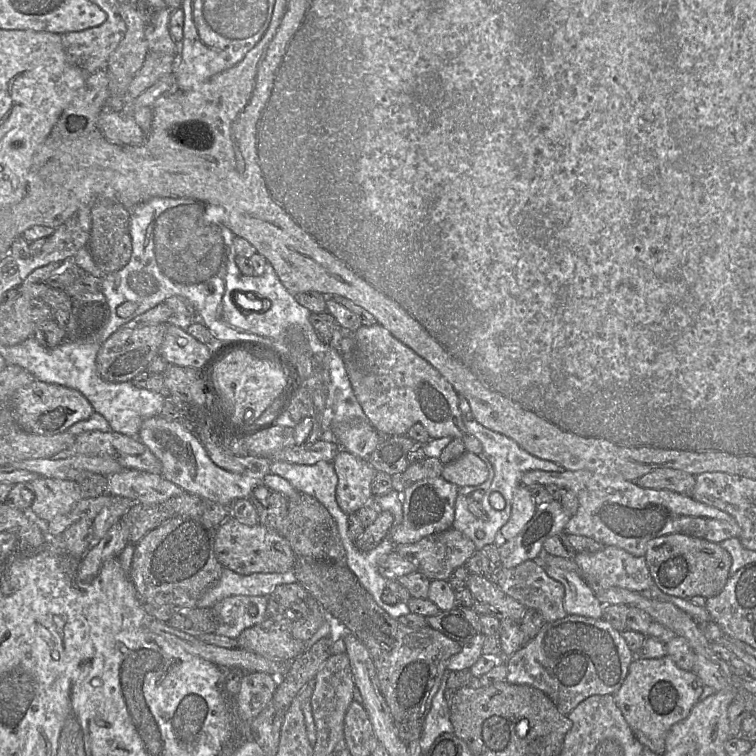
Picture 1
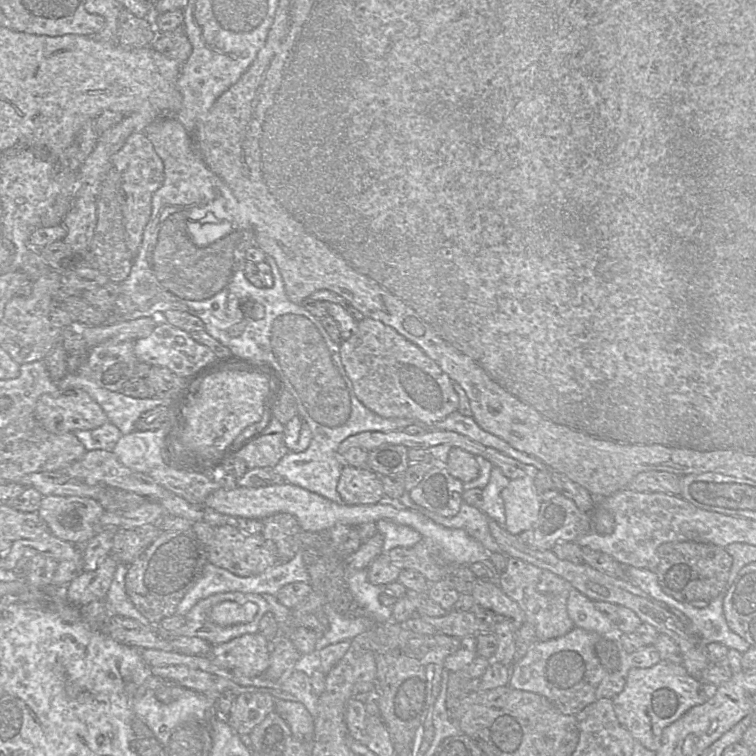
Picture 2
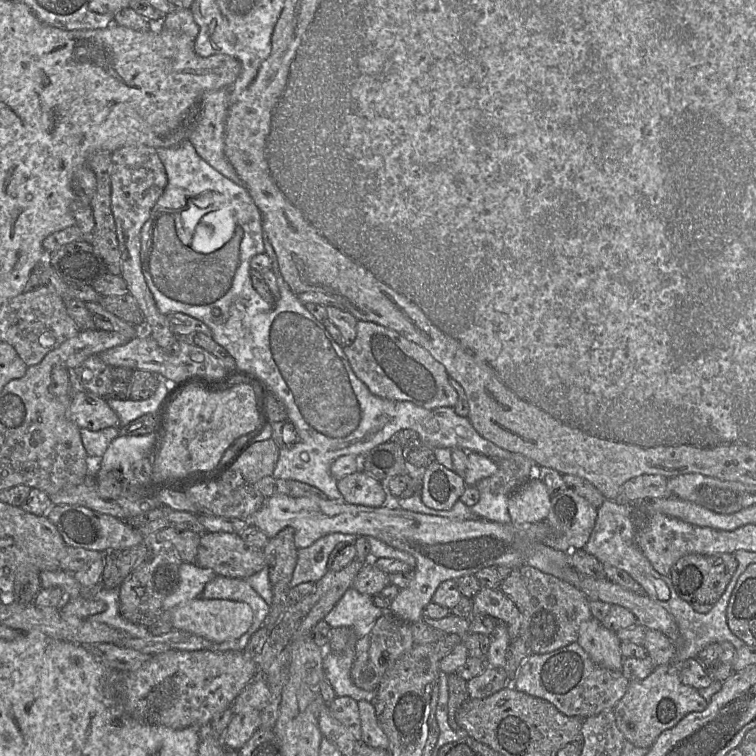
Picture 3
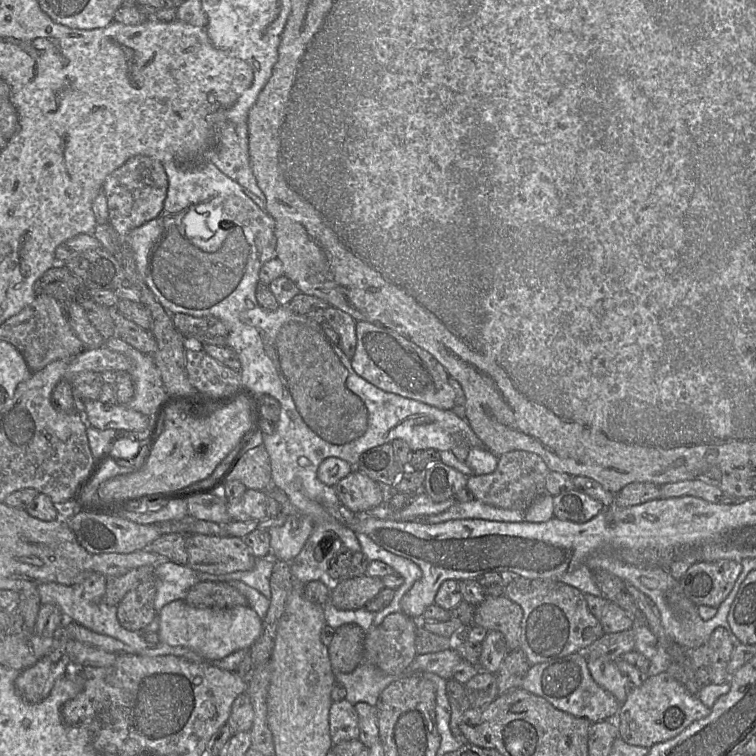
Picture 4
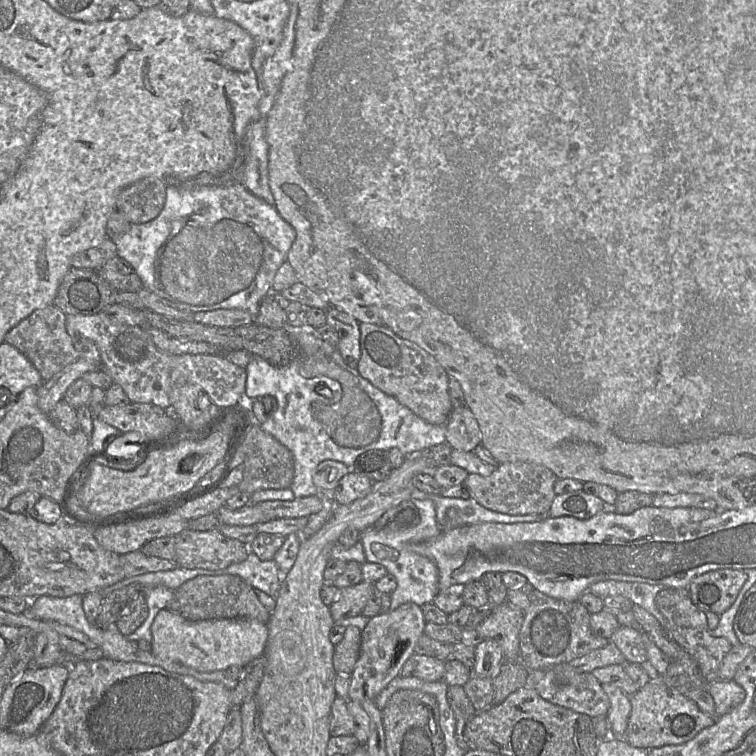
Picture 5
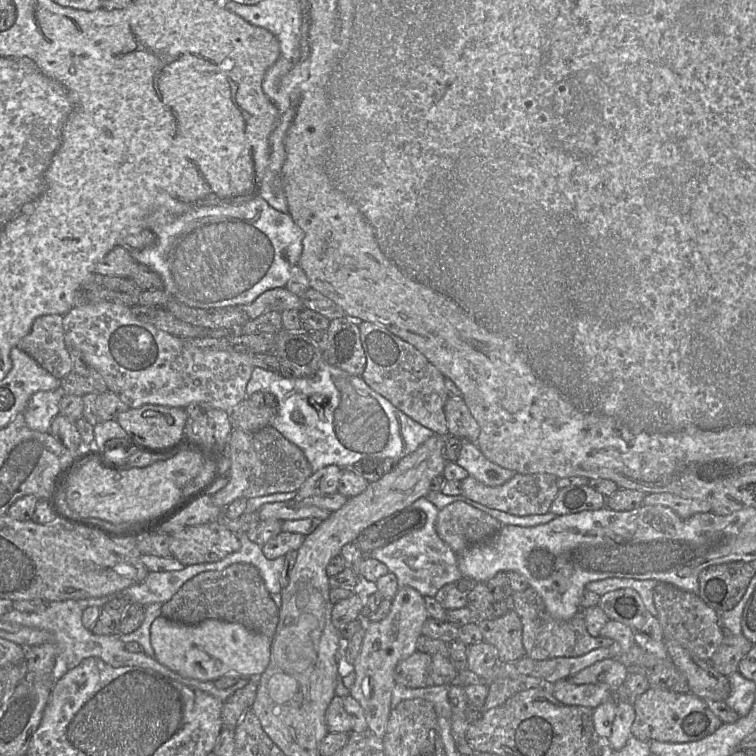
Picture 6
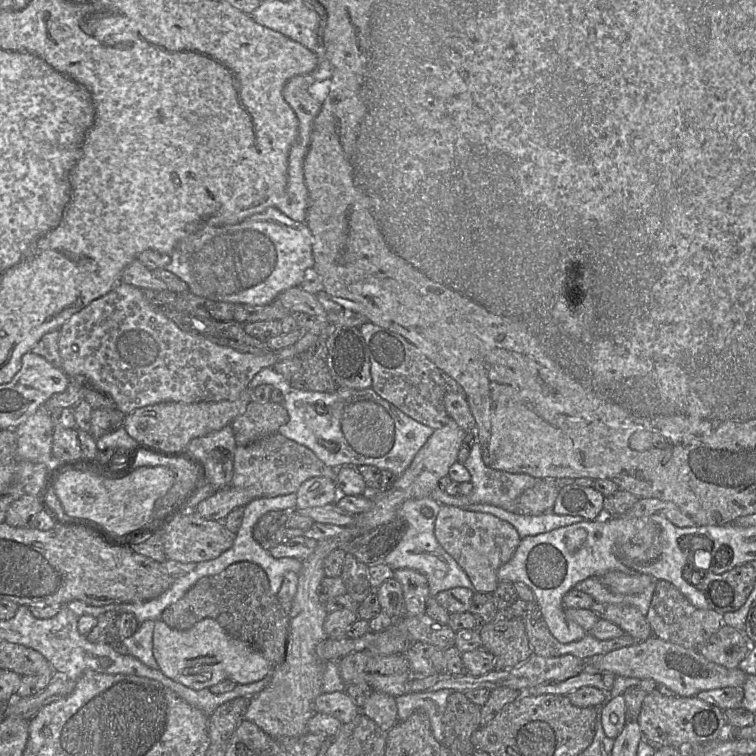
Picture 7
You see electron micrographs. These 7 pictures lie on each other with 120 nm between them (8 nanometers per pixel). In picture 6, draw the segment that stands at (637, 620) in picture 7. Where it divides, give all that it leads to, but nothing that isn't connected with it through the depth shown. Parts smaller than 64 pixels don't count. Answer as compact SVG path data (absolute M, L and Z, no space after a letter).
M626 588L606 593L600 596L598 607L609 620L630 628L635 645L658 658L668 658L660 623L648 612L636 591Z

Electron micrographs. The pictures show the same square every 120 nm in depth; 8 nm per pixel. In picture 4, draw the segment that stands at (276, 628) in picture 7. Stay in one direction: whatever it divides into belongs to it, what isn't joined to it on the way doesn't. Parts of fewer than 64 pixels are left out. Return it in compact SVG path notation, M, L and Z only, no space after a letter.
M202 581L192 586L184 601L197 608L229 609L248 606L247 598L225 581Z

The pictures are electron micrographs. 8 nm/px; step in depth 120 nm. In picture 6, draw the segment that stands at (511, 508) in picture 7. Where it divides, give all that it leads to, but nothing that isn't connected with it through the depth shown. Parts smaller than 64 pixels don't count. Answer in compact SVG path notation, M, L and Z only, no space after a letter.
M470 441L465 442L461 447L456 463L464 468L469 476L490 487L500 486L516 474L515 471L488 460L477 444Z

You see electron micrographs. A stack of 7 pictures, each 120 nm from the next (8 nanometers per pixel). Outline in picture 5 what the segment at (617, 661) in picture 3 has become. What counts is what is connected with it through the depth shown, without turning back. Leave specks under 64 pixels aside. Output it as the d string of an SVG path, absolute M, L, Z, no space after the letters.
M602 684L602 688L610 702L606 715L610 734L614 738L622 738L631 712L630 696L611 684Z

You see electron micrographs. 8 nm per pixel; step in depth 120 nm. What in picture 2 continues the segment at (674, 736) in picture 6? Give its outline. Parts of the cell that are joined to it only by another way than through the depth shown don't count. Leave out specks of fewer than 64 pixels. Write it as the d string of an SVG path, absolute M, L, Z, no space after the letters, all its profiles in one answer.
M661 660L649 668L630 668L623 690L613 699L613 708L621 725L634 740L656 752L664 728L678 720L690 708L706 702L702 683L679 664Z

